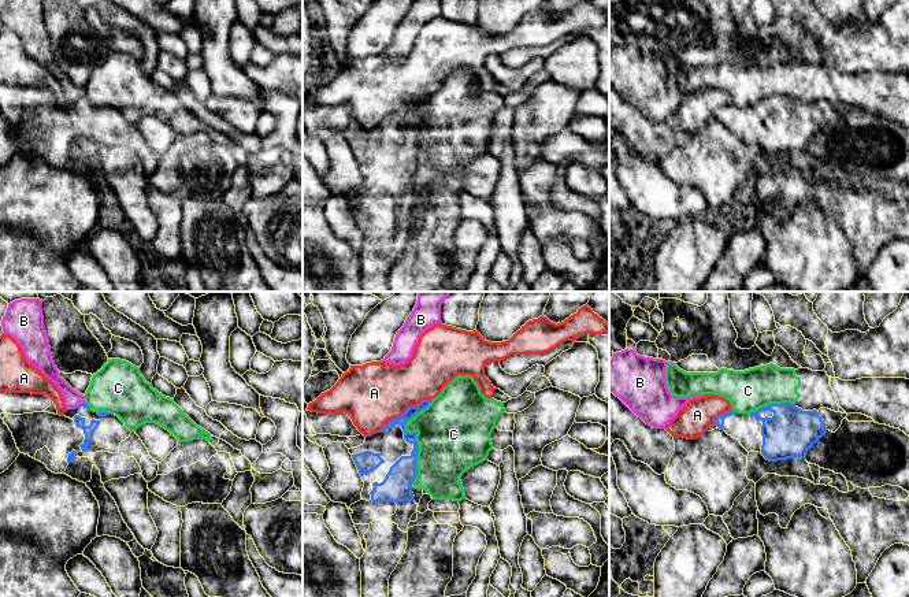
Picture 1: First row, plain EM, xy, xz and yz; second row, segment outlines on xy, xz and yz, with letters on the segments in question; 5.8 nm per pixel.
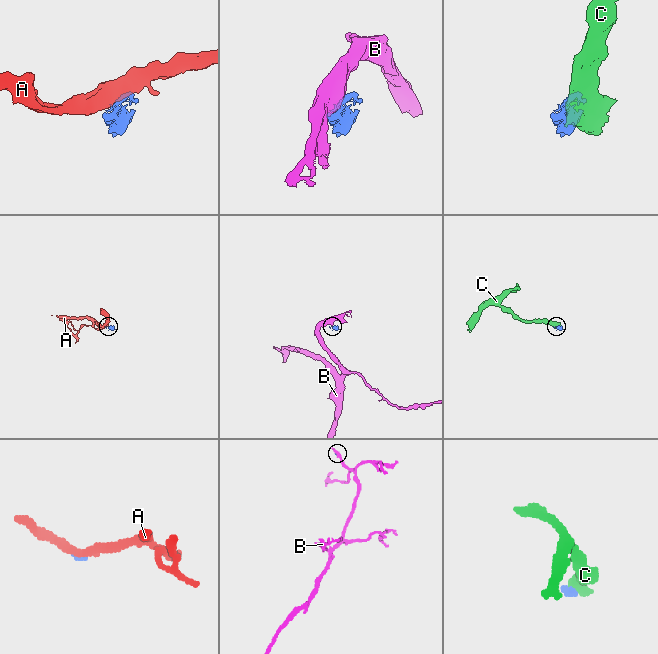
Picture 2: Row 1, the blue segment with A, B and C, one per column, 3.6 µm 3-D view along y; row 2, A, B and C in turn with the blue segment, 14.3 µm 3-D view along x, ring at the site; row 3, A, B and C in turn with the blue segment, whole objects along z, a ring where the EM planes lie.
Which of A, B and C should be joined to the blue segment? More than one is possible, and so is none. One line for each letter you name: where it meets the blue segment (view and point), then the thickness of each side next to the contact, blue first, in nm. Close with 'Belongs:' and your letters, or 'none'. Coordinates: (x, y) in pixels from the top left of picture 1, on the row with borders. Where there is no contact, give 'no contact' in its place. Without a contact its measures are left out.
Belongs: none

